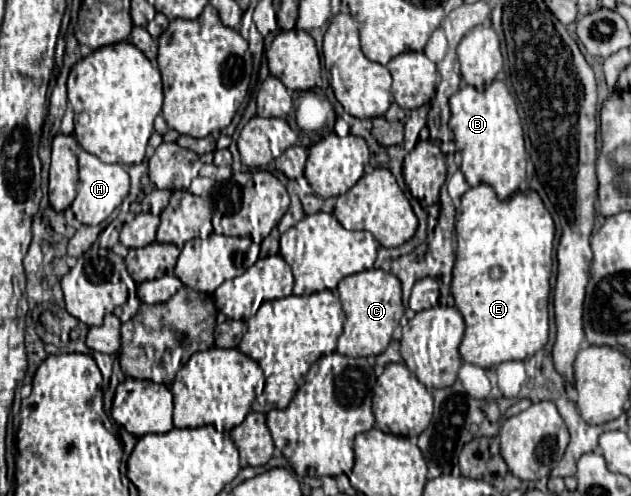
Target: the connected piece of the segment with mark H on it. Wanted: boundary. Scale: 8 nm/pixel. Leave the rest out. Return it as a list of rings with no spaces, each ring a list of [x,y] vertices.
[[[85,150],[79,154],[79,176],[81,178],[79,178],[79,184],[77,184],[77,198],[71,206],[71,210],[81,224],[89,224],[89,226],[101,224],[103,220],[107,220],[111,216],[111,212],[129,194],[129,174],[127,174],[125,166],[105,164],[97,156],[93,156]]]

